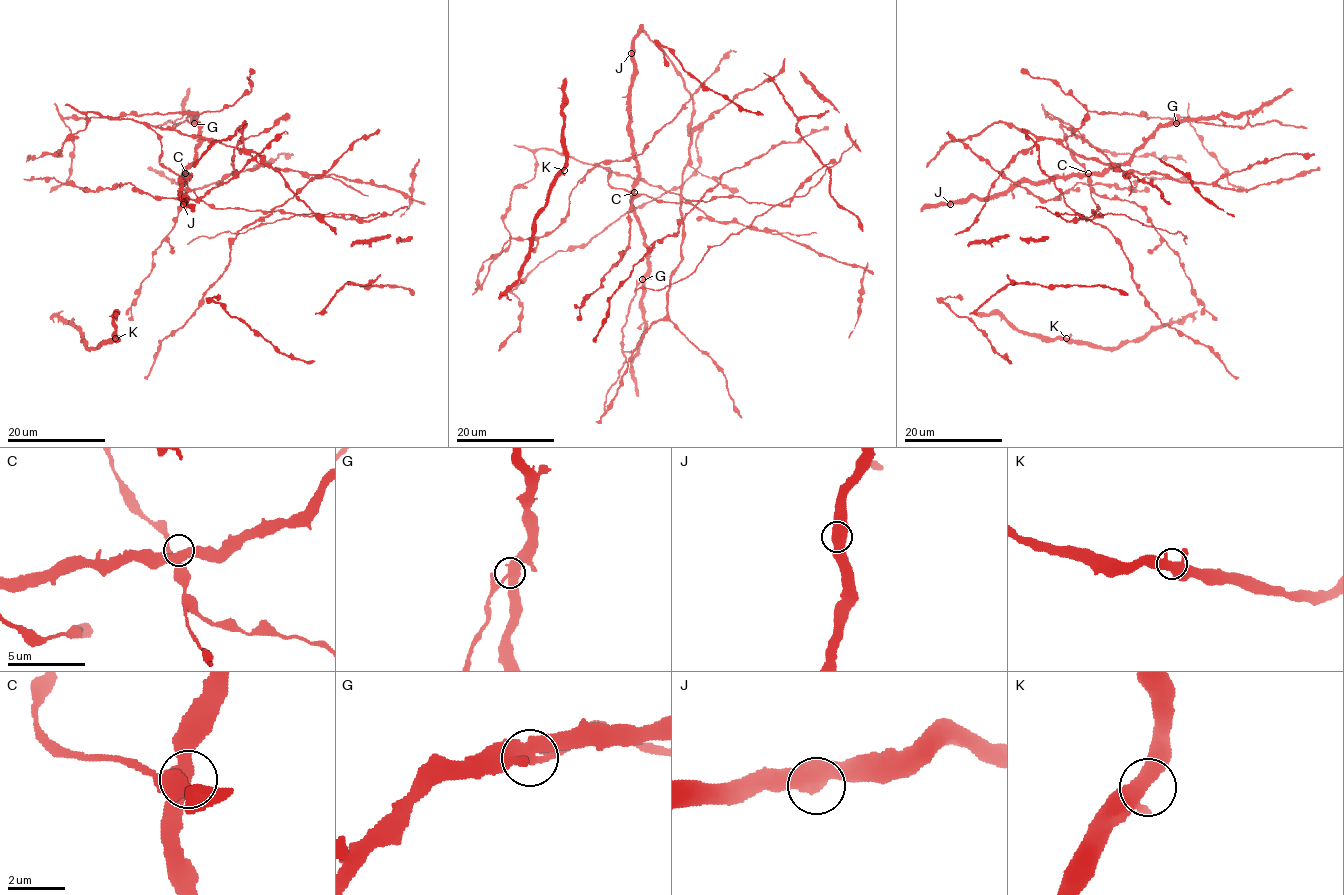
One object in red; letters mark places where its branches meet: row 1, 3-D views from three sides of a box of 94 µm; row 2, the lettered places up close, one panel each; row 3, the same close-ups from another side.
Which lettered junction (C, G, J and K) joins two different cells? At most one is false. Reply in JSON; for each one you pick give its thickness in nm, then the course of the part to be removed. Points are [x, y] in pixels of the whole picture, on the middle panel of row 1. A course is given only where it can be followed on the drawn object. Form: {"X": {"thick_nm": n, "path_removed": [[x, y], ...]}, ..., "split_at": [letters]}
{"G": {"thick_nm": 440, "path_removed": [[642, 279], [635, 288], [626, 323], [622, 329], [625, 362], [606, 396], [604, 410]]}, "split_at": ["G"]}

